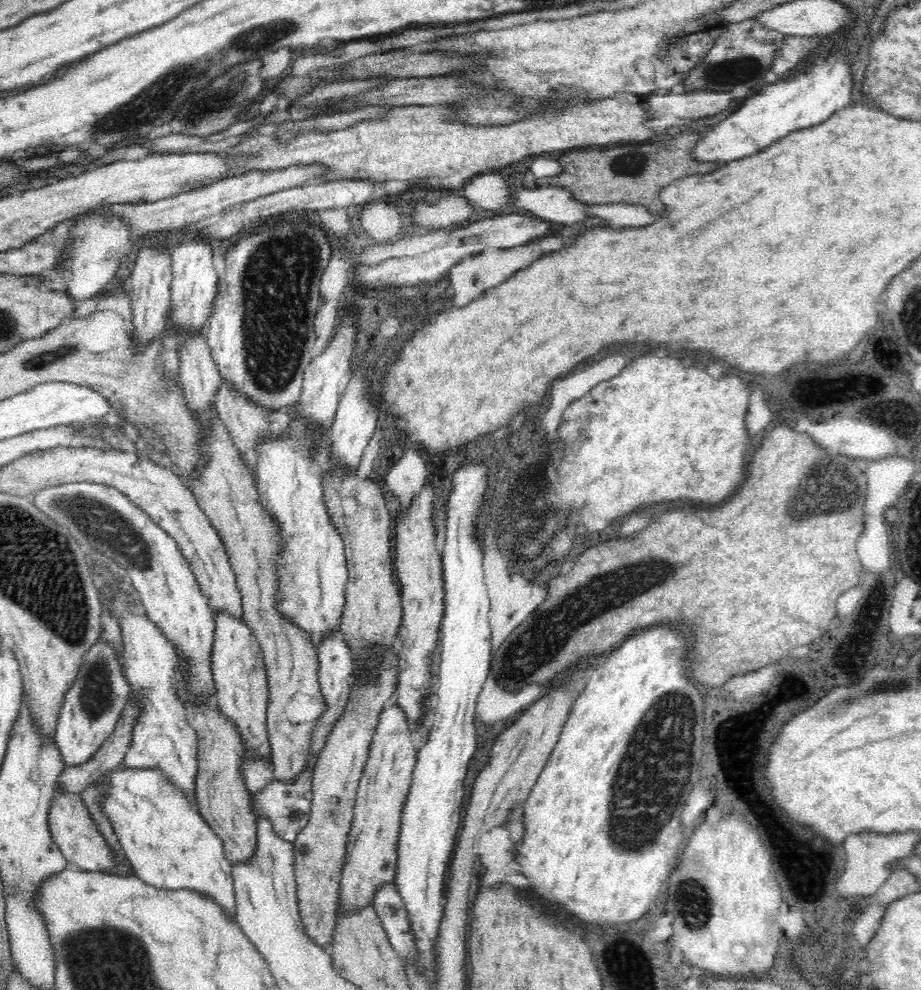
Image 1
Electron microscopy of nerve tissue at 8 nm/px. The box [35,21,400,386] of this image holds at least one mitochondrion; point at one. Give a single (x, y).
(214, 104)

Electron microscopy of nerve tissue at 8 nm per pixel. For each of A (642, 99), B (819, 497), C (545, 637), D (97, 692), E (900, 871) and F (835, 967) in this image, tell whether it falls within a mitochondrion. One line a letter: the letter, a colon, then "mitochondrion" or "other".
A: other
B: mitochondrion
C: mitochondrion
D: mitochondrion
E: other
F: other

